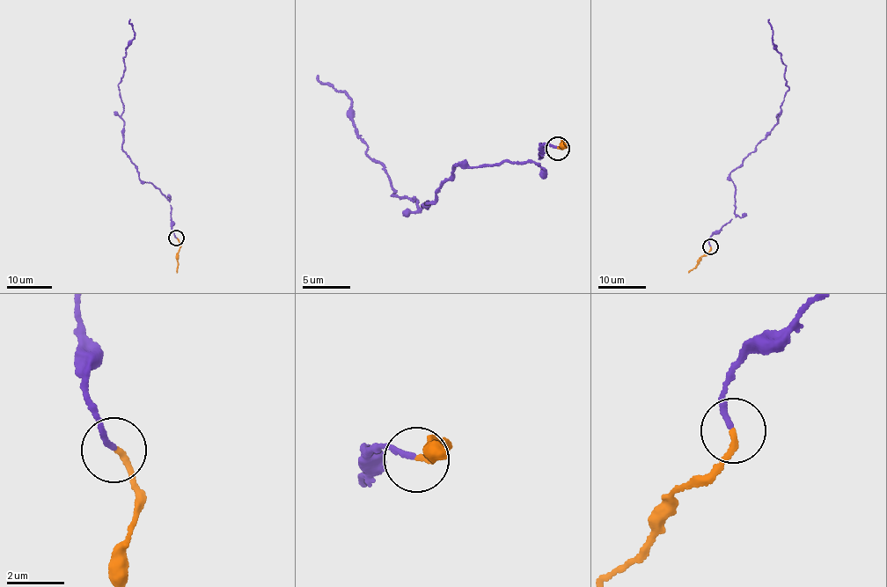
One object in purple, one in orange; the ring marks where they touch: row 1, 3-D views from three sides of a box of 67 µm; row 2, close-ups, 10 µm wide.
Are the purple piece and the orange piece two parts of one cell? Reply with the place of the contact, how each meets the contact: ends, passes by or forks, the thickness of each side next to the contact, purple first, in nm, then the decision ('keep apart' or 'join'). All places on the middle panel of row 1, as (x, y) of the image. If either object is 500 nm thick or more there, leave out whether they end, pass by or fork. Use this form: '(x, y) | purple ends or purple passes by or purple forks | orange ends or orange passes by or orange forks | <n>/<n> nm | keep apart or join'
(557, 148) | purple ends | orange ends | 190/200 nm | keep apart

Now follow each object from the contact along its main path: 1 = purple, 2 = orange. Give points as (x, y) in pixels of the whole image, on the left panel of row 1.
1: (177, 238), (169, 200), (139, 178), (122, 147), (119, 85), (126, 47), (134, 36), (130, 19)
2: (177, 238), (180, 245), (177, 273)

